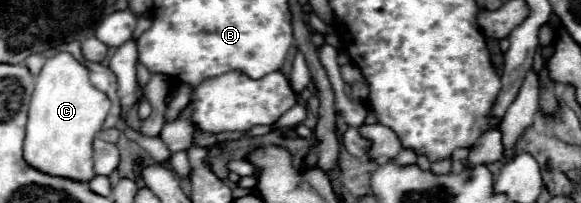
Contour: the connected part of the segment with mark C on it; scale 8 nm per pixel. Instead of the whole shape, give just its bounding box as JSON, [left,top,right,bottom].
[24,51,108,181]

